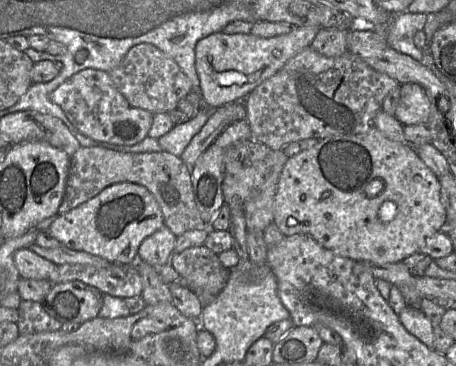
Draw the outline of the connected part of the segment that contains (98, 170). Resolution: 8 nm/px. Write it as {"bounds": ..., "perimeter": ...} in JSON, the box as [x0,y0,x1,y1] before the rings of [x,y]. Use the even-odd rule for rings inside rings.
{"bounds":[55,146,209,236],"perimeter":[[[81,146],[70,156],[65,194],[55,215],[63,215],[95,197],[104,188],[122,182],[135,183],[147,188],[161,208],[164,226],[176,236],[190,230],[203,230],[209,227],[202,219],[195,203],[190,168],[181,157],[163,150],[130,153],[102,147]]]}

